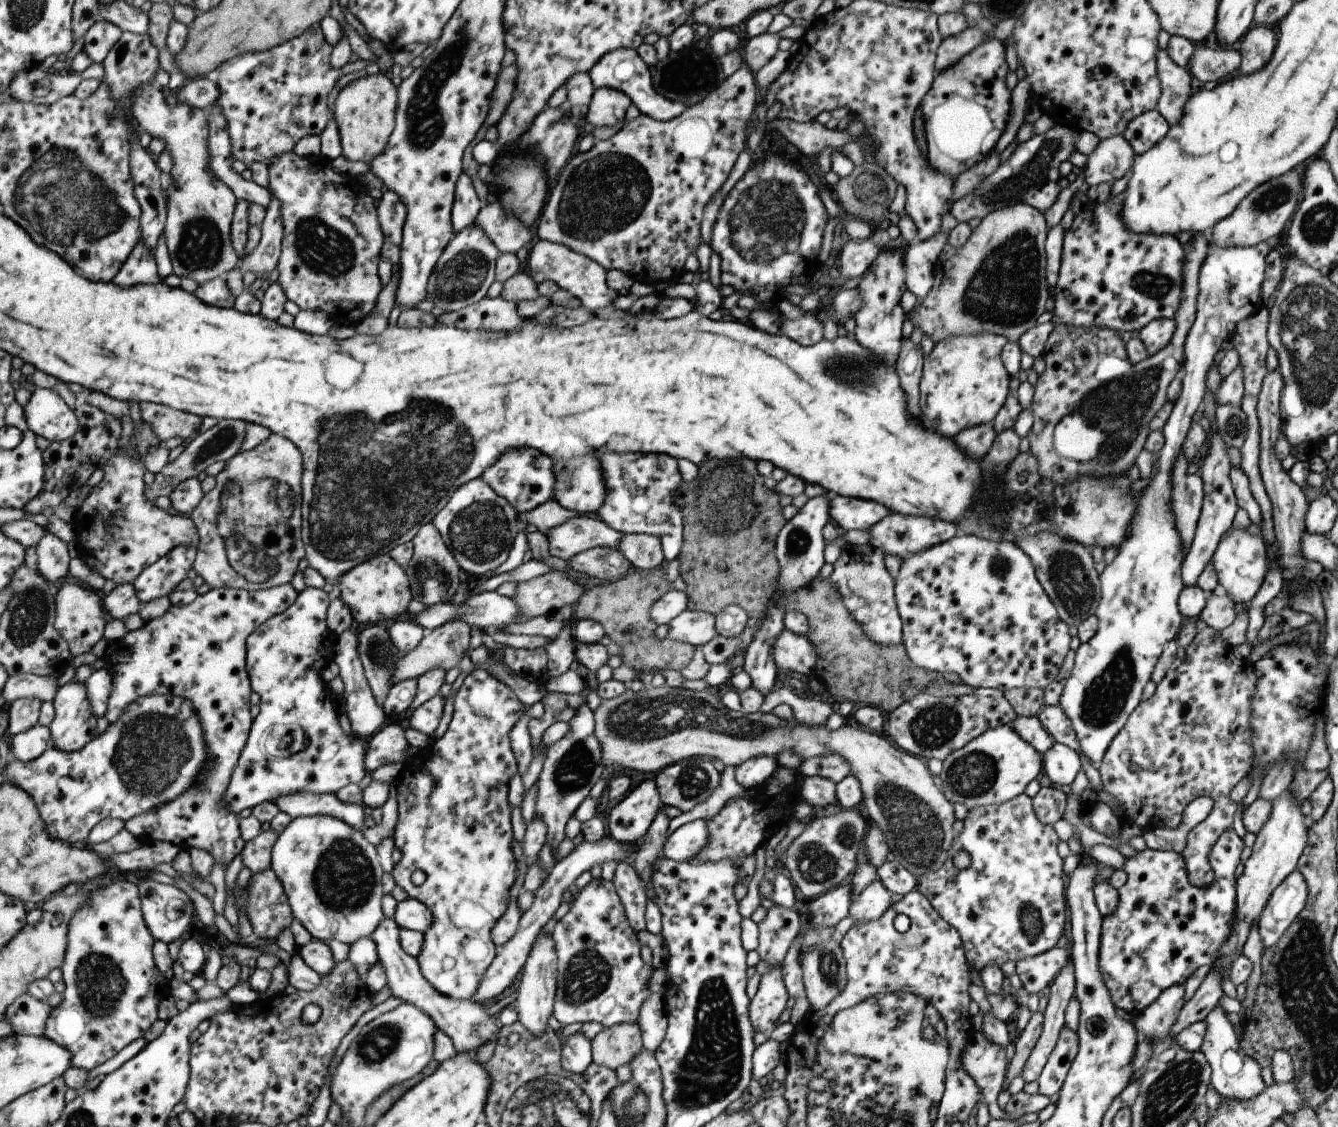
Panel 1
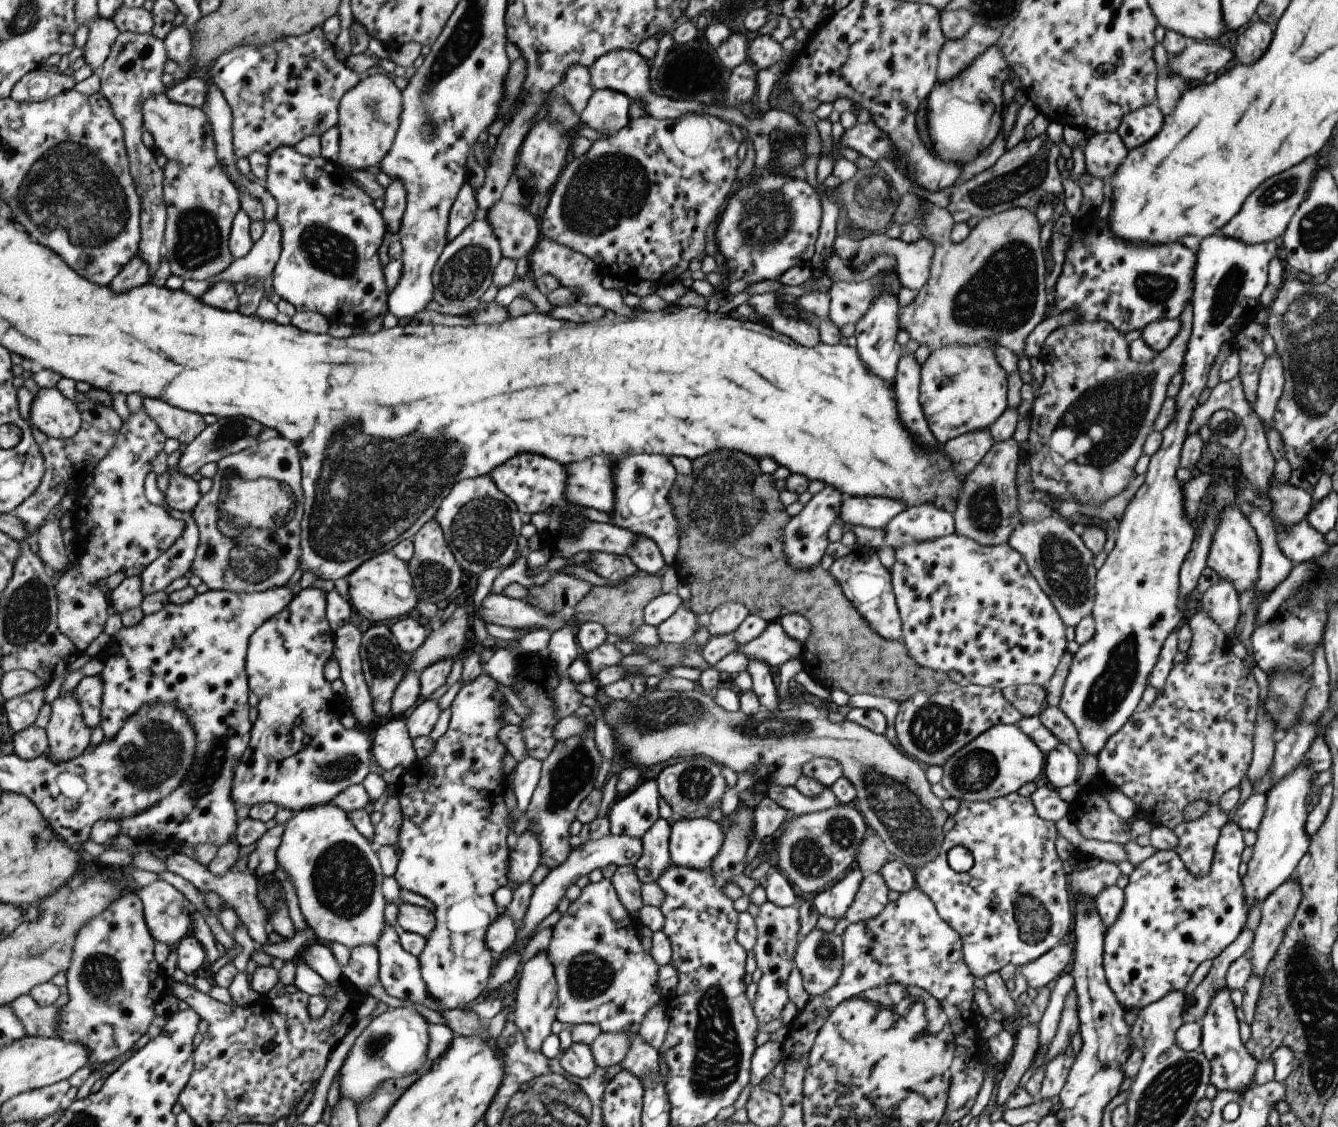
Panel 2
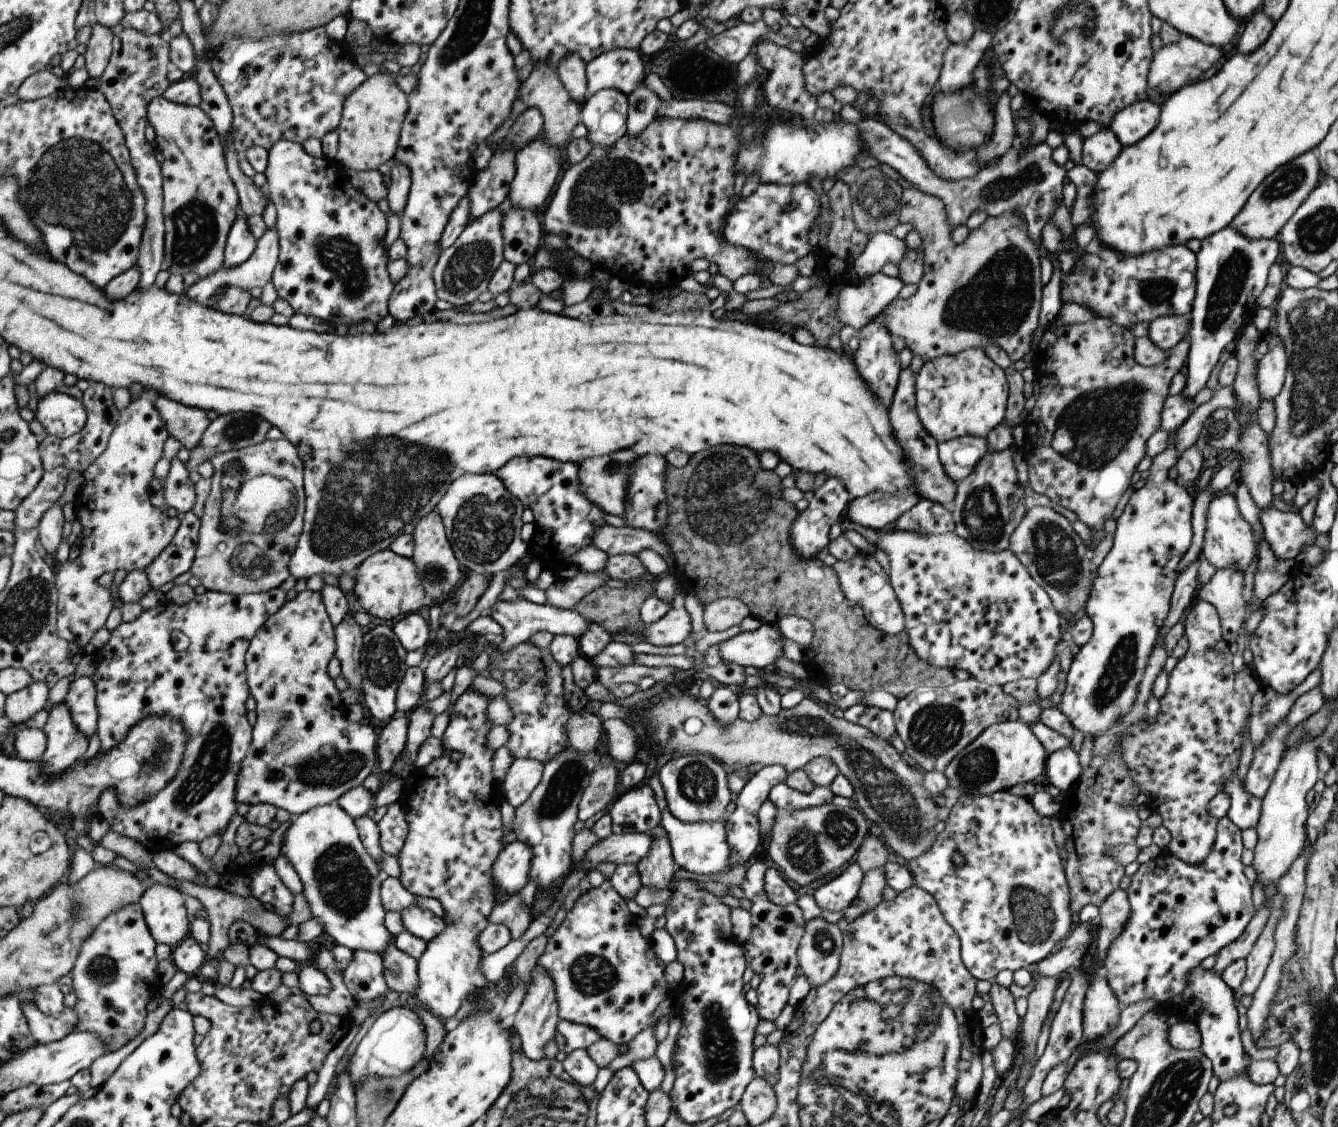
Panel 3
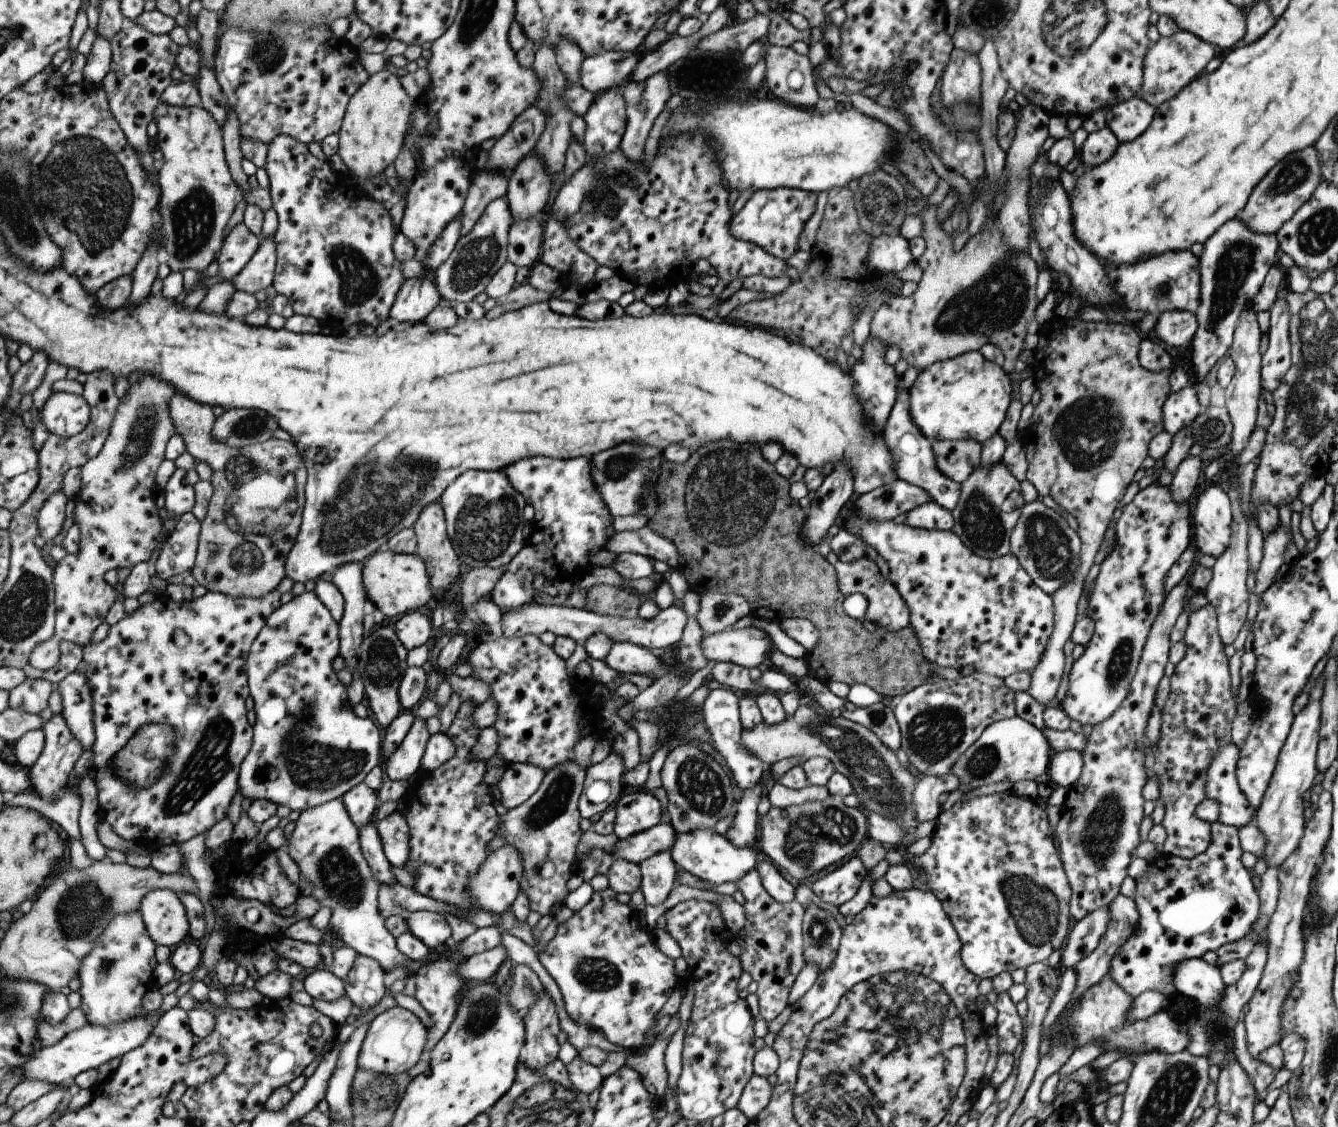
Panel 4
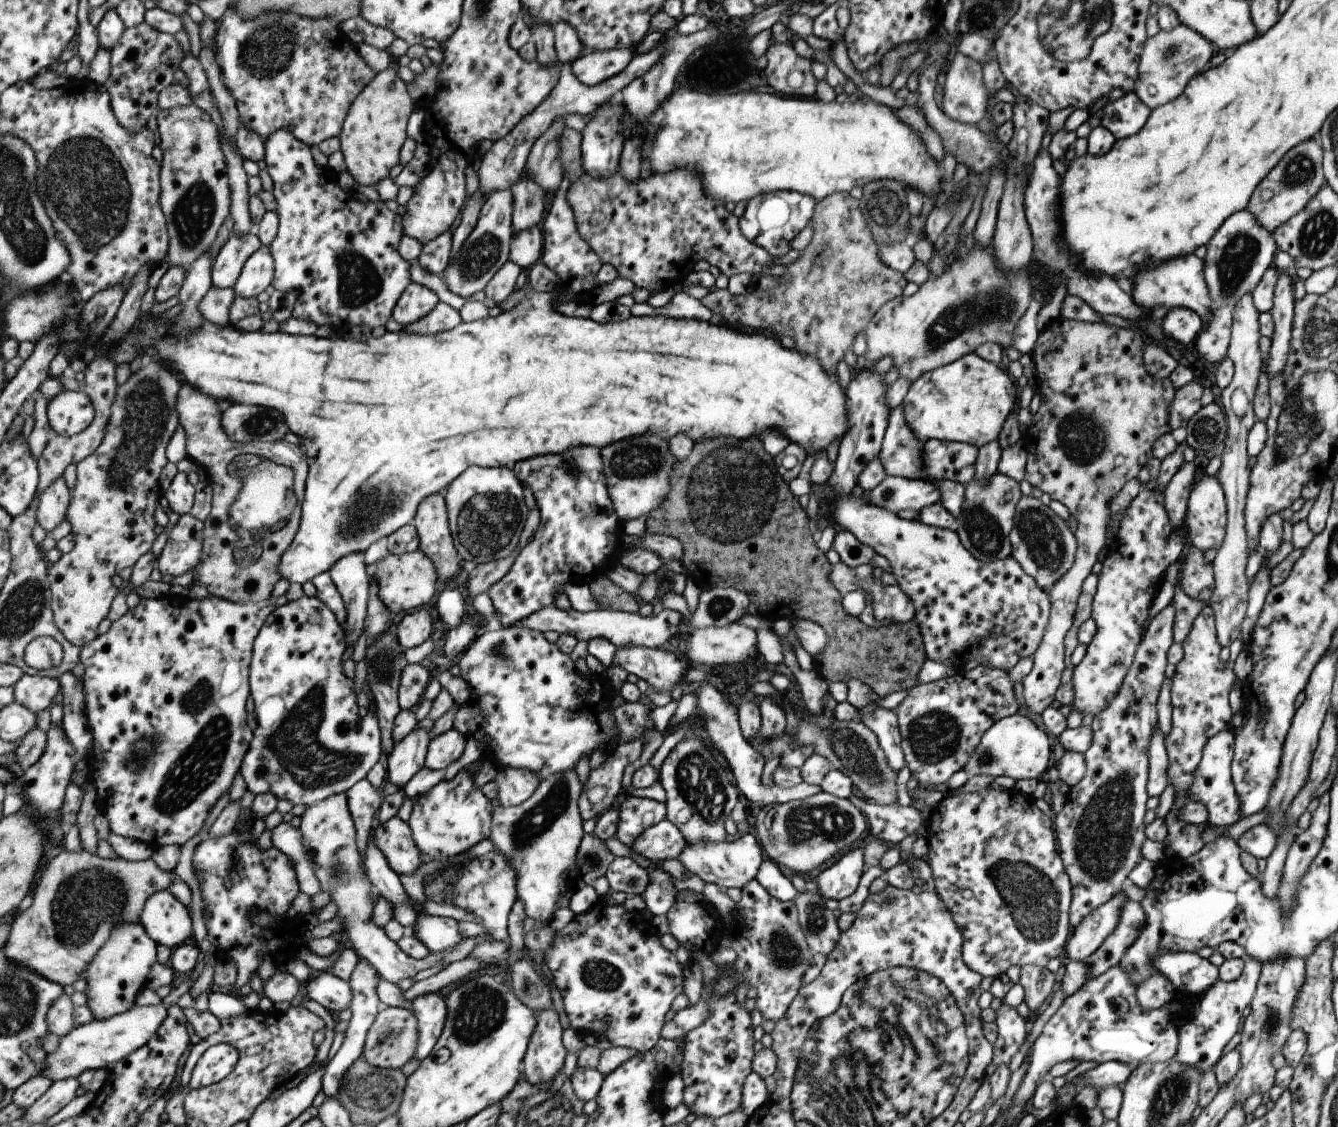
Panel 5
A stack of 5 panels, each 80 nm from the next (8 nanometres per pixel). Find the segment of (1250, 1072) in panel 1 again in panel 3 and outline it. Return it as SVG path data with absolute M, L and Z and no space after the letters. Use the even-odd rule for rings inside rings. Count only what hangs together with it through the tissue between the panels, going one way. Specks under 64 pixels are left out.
M1199 966L1192 968L1186 978L1186 986L1192 990L1192 998L1199 1002L1200 1010L1194 1020L1200 1032L1200 1048L1212 1064L1212 1075L1218 1082L1232 1079L1237 1075L1246 1074L1250 1057L1241 1047L1239 1028L1237 1027L1238 1012L1234 1004L1234 992L1226 986L1219 975L1211 970L1203 970Z

